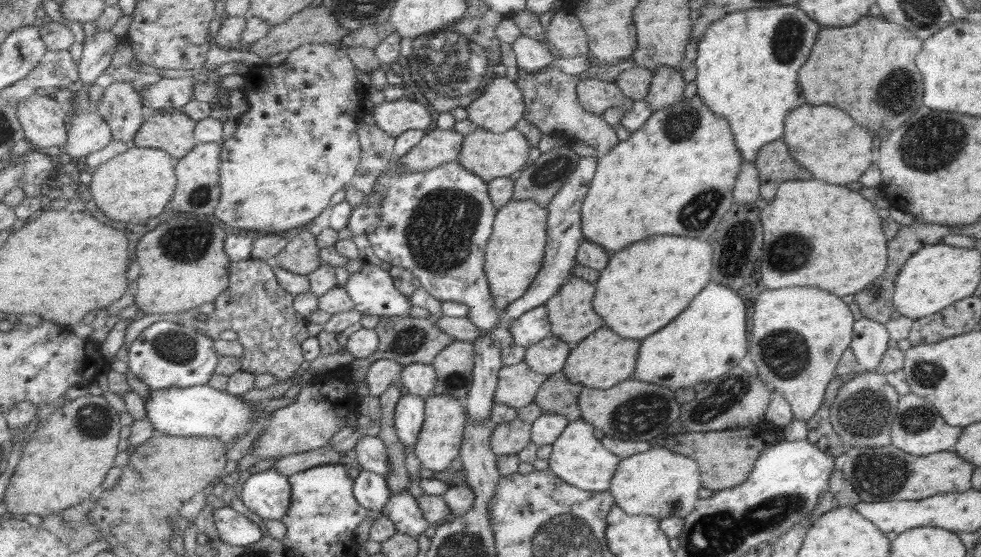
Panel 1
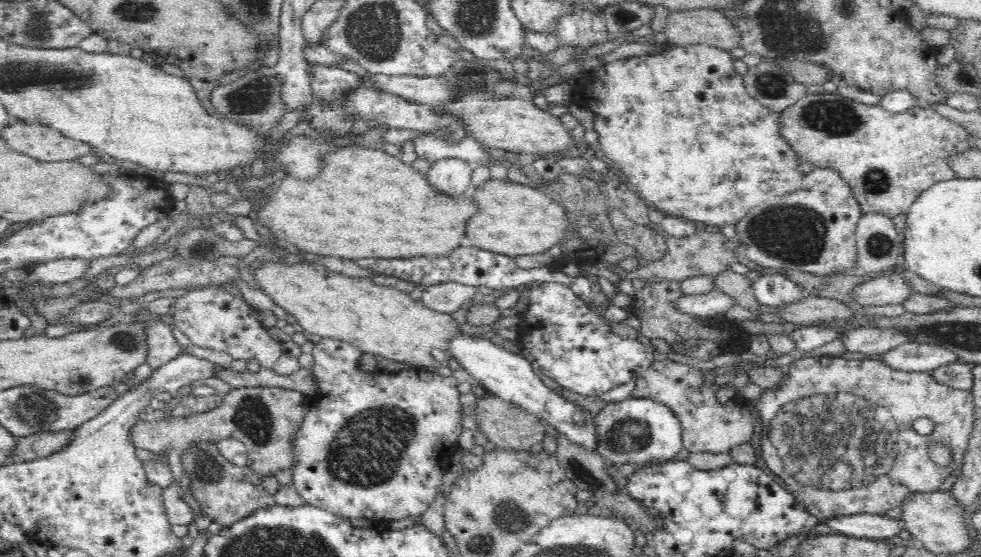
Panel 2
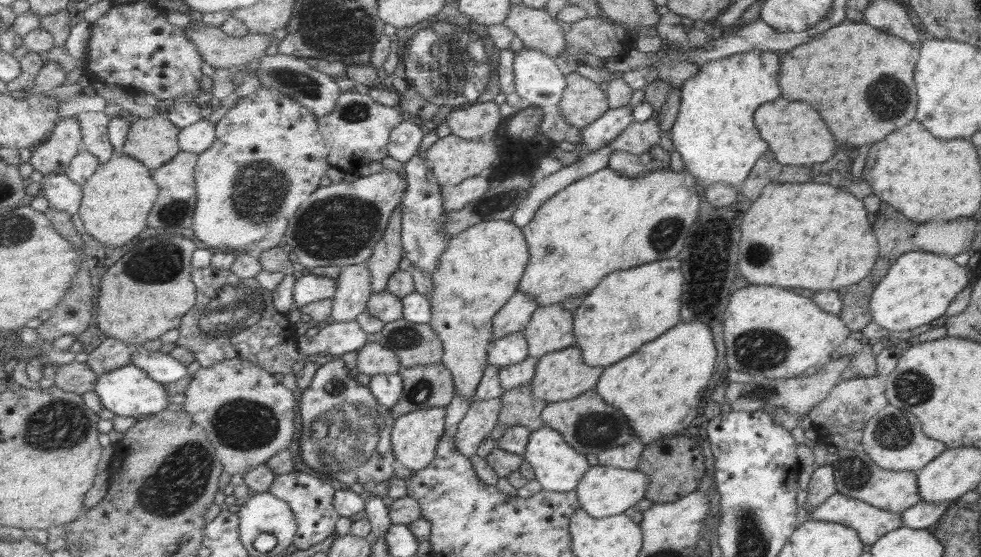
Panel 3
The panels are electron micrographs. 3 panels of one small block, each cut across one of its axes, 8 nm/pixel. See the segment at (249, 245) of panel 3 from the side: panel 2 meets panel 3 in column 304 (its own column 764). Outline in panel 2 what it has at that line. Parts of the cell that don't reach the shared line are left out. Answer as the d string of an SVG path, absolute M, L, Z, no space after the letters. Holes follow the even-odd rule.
M671 45L666 46L660 52L654 52L648 55L629 57L623 60L608 62L602 65L602 67L598 68L598 70L581 74L574 80L576 104L581 107L590 109L595 114L595 122L593 128L594 130L596 130L596 132L598 132L599 136L596 149L601 149L604 152L604 155L606 155L607 159L611 163L611 166L619 173L630 191L636 193L640 197L643 197L643 199L651 209L655 211L660 211L666 217L679 217L680 219L688 223L695 224L696 222L700 222L700 224L717 226L718 228L722 228L722 226L736 227L748 214L750 214L750 212L753 212L758 206L766 205L767 203L770 203L771 200L774 200L774 198L790 196L790 194L798 193L800 190L803 190L805 188L805 179L807 178L807 175L806 172L802 172L802 170L800 170L800 156L796 153L796 150L793 150L793 147L790 146L788 140L784 139L783 114L779 111L768 108L768 106L762 105L762 103L760 103L758 99L752 97L752 95L748 93L748 89L746 89L746 85L744 85L743 76L738 74L738 72L736 72L736 70L734 69L734 60L732 58L733 55L728 53L728 51L720 50L719 48L714 48L708 45Z

